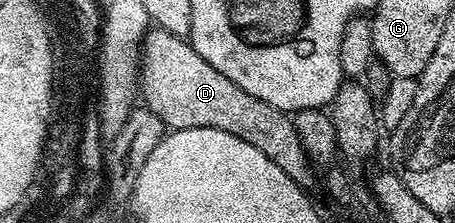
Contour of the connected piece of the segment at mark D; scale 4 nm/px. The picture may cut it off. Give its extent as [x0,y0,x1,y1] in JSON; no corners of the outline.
[140,27,315,190]

